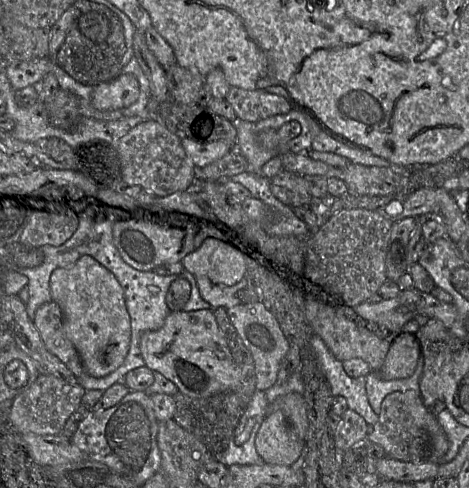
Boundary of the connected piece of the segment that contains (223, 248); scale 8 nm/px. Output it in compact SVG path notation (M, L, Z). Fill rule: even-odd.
M217 239L206 240L199 249L194 250L182 260L182 265L194 276L207 276L215 285L233 286L247 275L247 262L243 252Z

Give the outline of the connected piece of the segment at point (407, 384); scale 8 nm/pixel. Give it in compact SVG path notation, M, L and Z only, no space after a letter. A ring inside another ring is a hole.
M421 355L413 374L407 378L386 381L380 377L378 372L371 371L366 376L366 393L369 404L374 412L380 413L382 401L390 393L397 391L405 392L407 390L419 392L422 371L423 359Z

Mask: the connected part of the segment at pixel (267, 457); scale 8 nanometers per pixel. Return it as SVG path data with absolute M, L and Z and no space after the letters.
M281 411L269 414L255 437L257 453L265 463L291 466L305 446Z

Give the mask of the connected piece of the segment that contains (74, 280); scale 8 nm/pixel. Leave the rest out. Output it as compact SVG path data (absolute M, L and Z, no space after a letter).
M83 256L73 265L55 270L50 277L49 288L51 299L61 309L64 333L79 356L83 373L100 378L116 370L128 353L131 328L123 289L115 276L92 257Z

